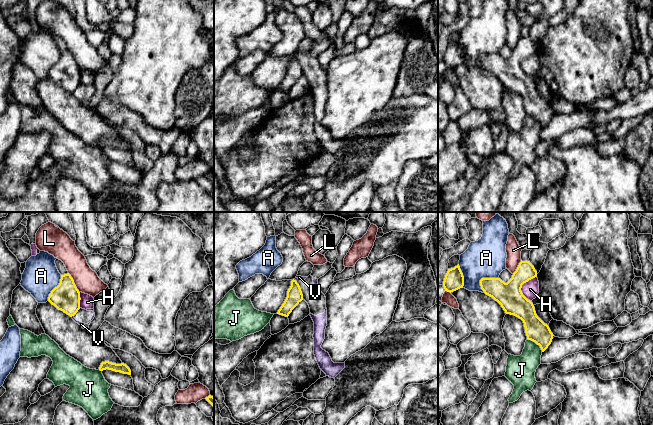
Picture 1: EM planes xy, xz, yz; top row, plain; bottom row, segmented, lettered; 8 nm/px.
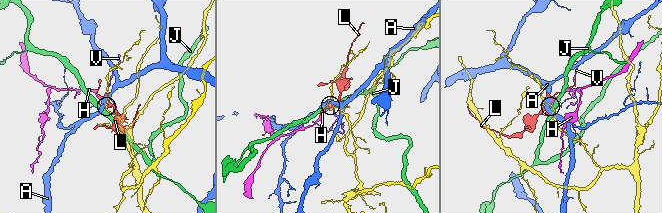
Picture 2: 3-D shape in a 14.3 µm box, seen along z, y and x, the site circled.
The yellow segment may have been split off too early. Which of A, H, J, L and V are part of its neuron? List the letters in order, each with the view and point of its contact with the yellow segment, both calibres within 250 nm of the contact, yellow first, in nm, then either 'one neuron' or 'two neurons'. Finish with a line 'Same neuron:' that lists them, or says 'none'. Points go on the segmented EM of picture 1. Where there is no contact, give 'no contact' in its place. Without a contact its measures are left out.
A: meets yellow in yz at (483, 278); 200 nm thick on the yellow side, 320 nm on the other; two neurons
H: meets yellow in yz at (521, 286); 200 nm thick on the yellow side, 140 nm on the other; two neurons
J: meets yellow in yz at (536, 343); 180 nm thick on the yellow side, 220 nm on the other; two neurons
L: meets yellow in xy at (73, 282); 220 nm thick on the yellow side, 190 nm on the other; two neurons
V: meets yellow in xy at (73, 315); 220 nm thick on the yellow side, 30 nm on the other; two neurons
Same neuron: none

